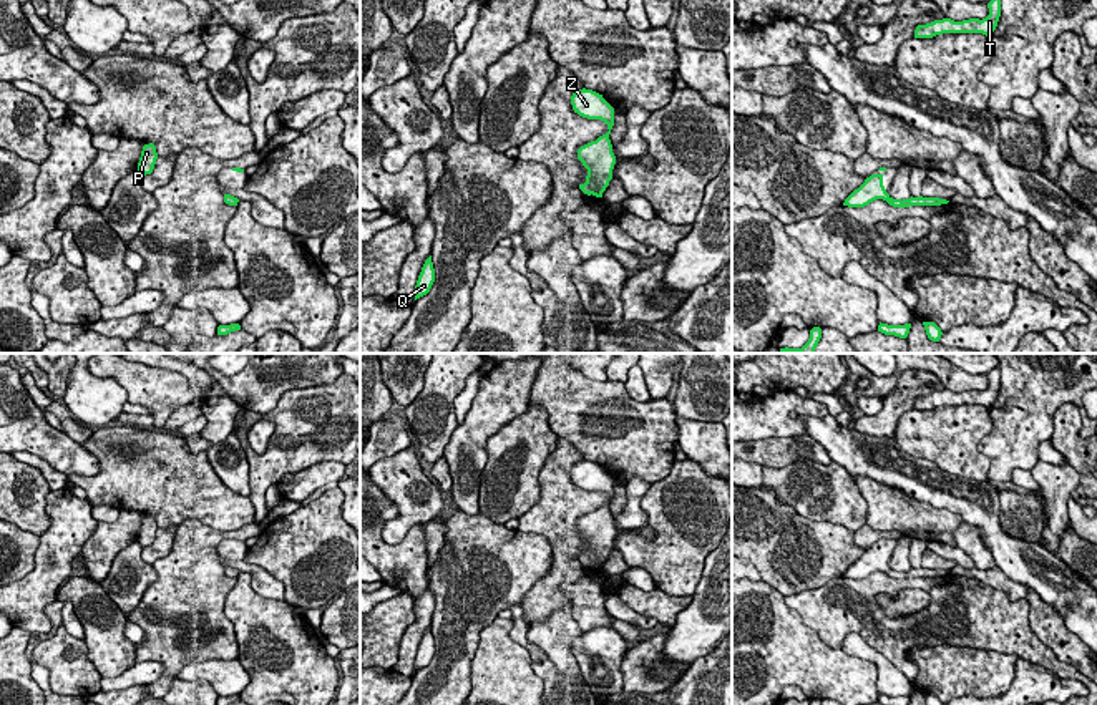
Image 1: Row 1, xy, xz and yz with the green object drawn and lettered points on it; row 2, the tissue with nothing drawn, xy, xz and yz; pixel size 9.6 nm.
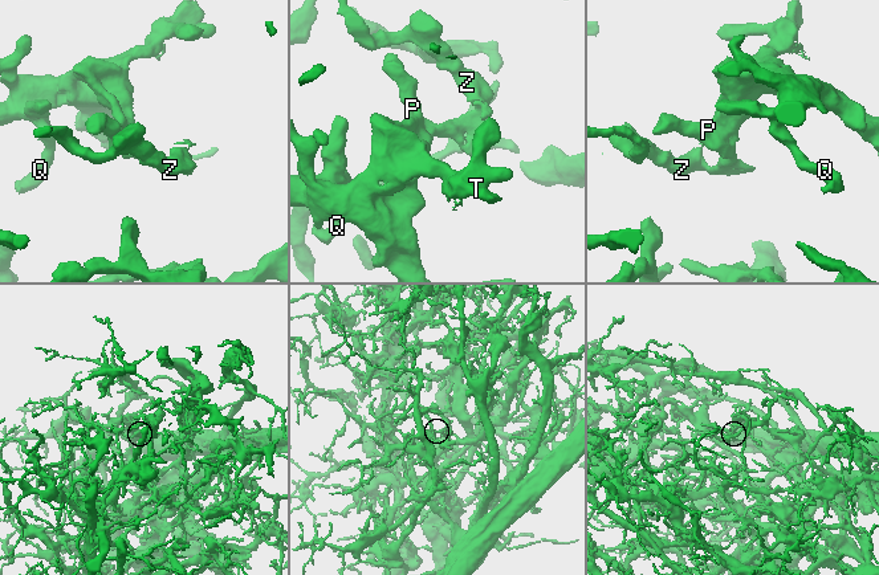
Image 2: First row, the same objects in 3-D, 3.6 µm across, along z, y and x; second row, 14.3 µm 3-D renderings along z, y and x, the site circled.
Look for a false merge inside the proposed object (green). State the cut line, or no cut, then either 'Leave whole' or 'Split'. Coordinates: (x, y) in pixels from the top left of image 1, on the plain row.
No split. Leave whole

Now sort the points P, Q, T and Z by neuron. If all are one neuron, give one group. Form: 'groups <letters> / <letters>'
groups P Q T Z

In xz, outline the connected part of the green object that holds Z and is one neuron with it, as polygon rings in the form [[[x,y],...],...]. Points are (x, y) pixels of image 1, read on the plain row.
[[[578,461],[571,468],[574,484],[588,491],[601,491],[607,496],[607,504],[578,521],[578,531],[588,541],[586,554],[579,561],[588,567],[602,569],[612,551],[616,528],[609,511],[614,498],[614,479],[592,461]]]

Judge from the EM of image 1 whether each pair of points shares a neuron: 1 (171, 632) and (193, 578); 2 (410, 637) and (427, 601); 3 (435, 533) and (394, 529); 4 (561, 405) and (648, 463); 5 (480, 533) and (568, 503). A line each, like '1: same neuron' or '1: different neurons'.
1: same neuron
2: same neuron
3: different neurons
4: same neuron
5: different neurons

